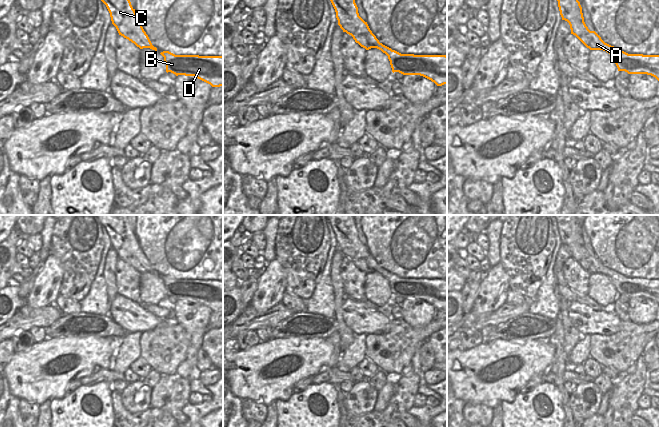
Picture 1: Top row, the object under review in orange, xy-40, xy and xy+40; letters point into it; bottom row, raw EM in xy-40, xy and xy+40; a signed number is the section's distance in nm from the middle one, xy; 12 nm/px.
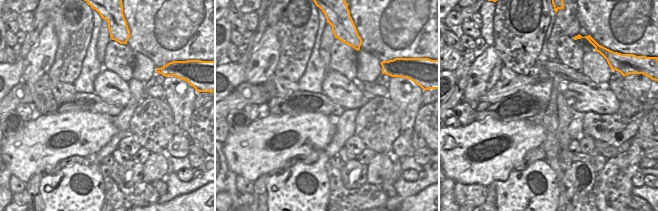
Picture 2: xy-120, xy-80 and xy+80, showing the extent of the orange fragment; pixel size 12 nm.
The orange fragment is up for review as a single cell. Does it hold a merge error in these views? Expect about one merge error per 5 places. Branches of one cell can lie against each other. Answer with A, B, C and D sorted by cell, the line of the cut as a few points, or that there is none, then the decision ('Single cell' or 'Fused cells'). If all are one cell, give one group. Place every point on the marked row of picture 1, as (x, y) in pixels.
Groups: A B C D. No split. Single cell.

